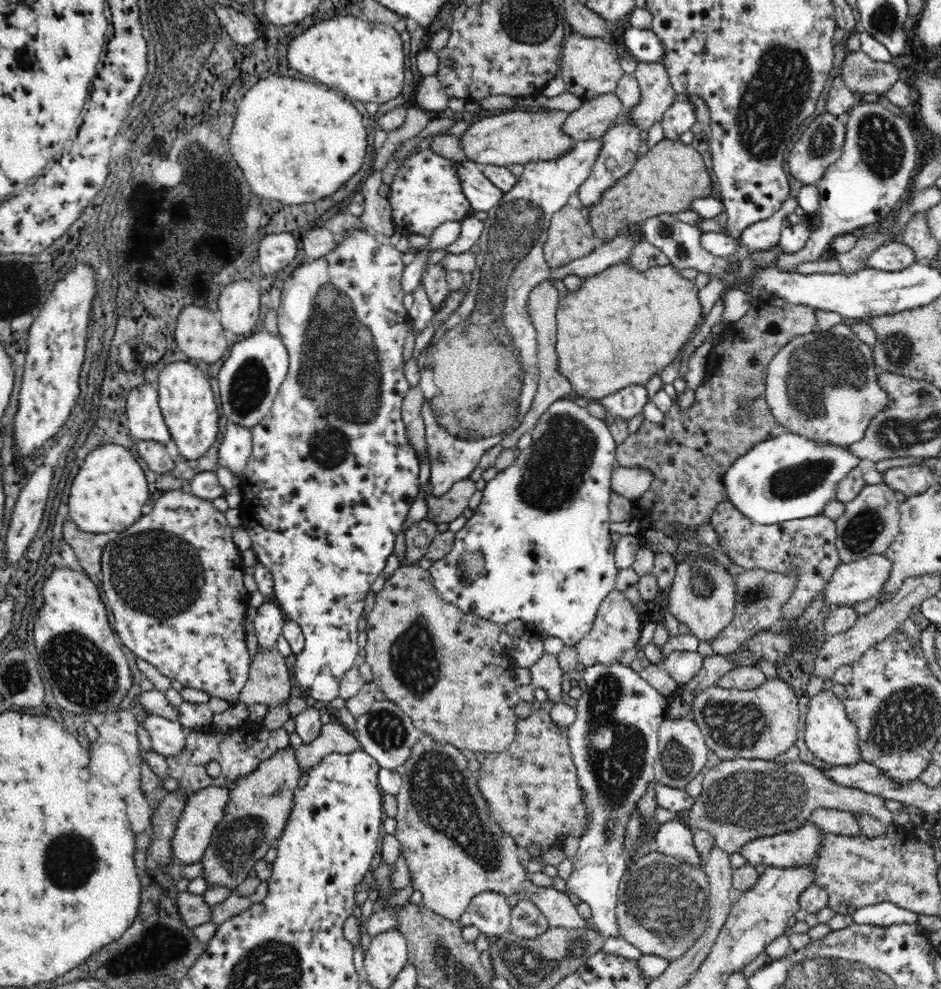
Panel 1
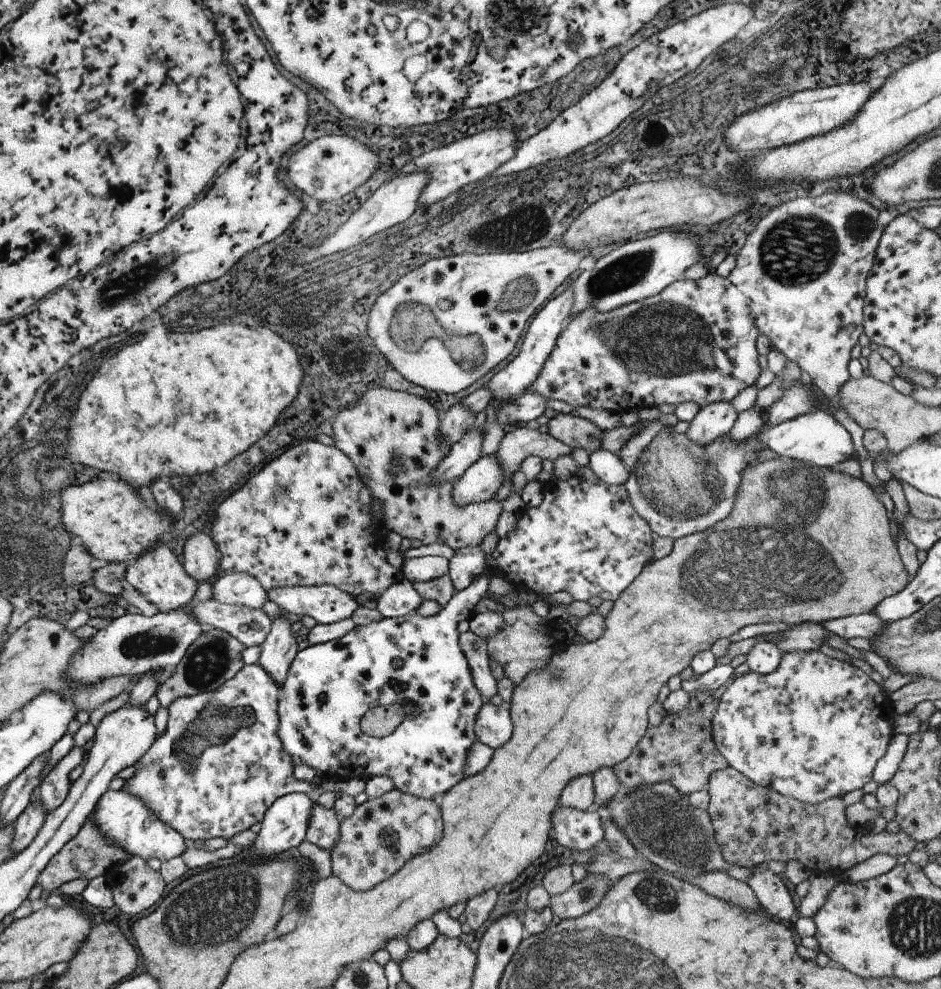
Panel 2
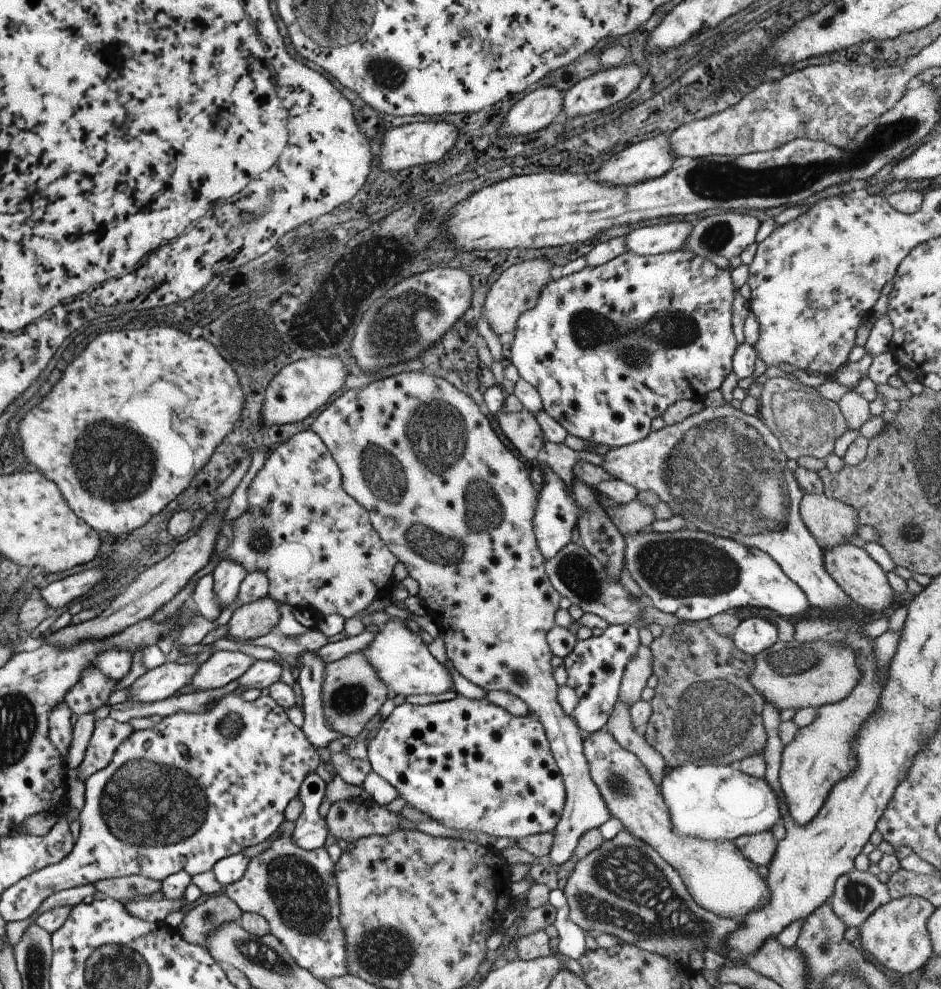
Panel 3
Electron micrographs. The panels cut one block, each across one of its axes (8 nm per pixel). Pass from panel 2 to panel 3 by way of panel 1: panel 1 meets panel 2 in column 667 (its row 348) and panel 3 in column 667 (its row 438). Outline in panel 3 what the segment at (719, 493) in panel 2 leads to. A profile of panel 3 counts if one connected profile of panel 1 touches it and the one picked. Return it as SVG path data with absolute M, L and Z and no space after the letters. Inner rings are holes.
M729 404L703 408L675 426L663 426L657 432L649 432L635 444L613 448L603 454L603 464L599 464L599 468L611 474L613 480L625 482L641 492L651 490L661 502L671 506L673 516L685 518L685 530L701 530L705 534L727 538L739 546L757 548L769 556L789 578L789 582L793 582L805 594L811 608L819 608L825 614L833 610L845 610L851 600L827 574L823 566L823 550L801 522L799 502L803 494L793 478L793 472L789 472L785 466L787 458L781 452L777 438L761 424L759 416L745 416L741 410L733 410Z

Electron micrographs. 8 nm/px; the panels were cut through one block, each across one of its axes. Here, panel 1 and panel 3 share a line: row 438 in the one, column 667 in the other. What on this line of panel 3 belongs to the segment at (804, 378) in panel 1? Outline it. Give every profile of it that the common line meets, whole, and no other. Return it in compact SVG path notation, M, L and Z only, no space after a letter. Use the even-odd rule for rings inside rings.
M601 730L587 736L583 740L583 756L589 764L591 782L597 786L609 816L617 818L623 830L627 830L631 836L645 842L645 846L651 846L677 872L691 900L699 908L711 912L717 918L743 922L749 912L769 902L769 888L759 876L757 866L743 858L733 840L701 840L677 836L673 832L669 810L663 802L659 786L651 780L649 772L637 760L637 756L623 750L611 738L611 734Z

